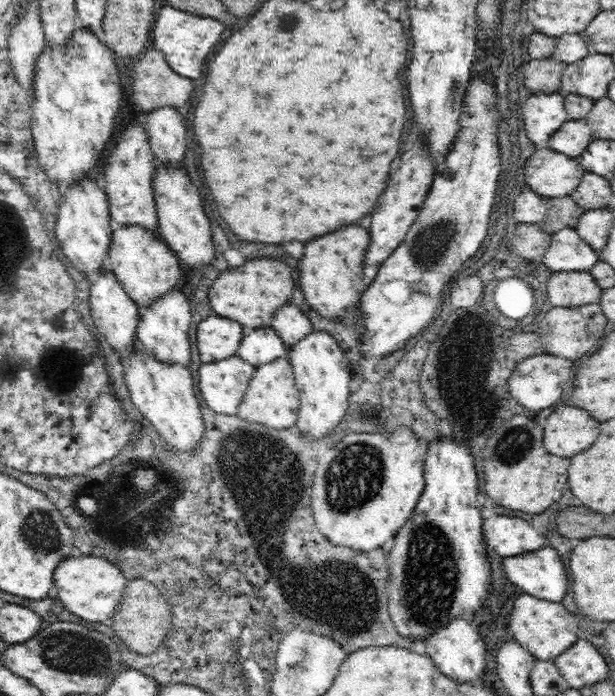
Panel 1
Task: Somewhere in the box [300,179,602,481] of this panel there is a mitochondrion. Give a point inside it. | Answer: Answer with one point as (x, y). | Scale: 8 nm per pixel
(433, 243)

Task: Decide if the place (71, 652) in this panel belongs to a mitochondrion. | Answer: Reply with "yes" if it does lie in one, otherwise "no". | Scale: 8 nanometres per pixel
yes

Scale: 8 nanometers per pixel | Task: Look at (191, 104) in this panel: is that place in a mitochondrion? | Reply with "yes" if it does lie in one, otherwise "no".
no

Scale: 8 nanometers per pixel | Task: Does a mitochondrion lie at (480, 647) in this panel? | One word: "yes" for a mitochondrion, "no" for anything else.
no

